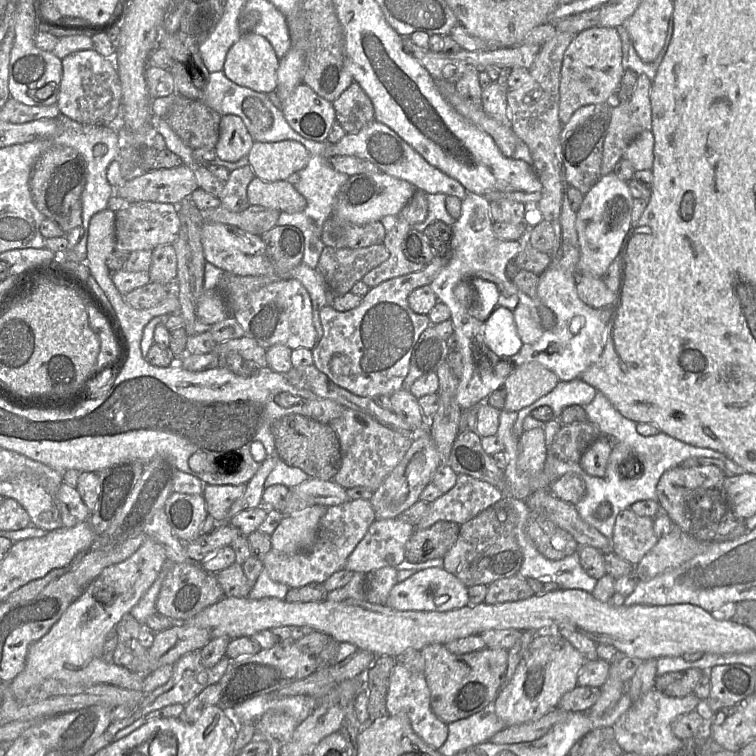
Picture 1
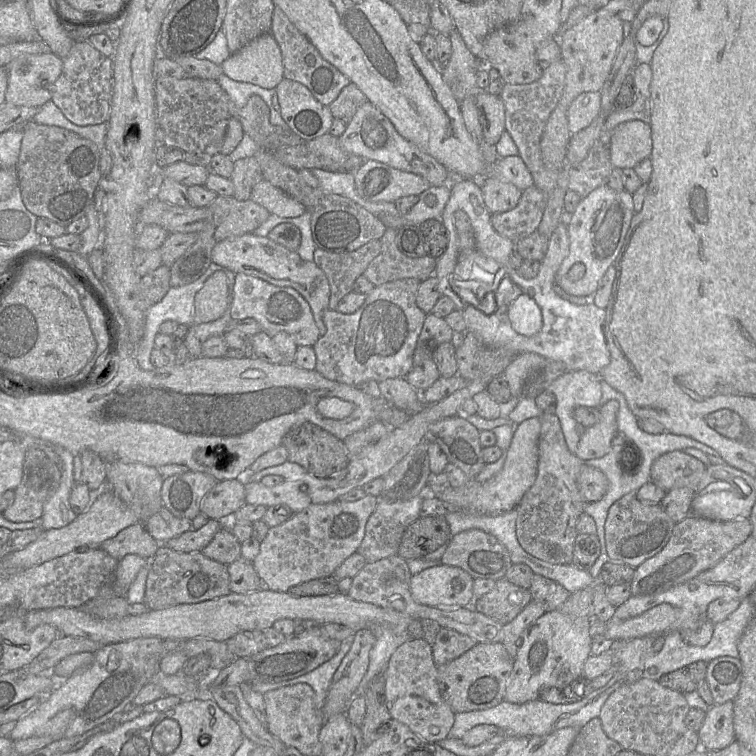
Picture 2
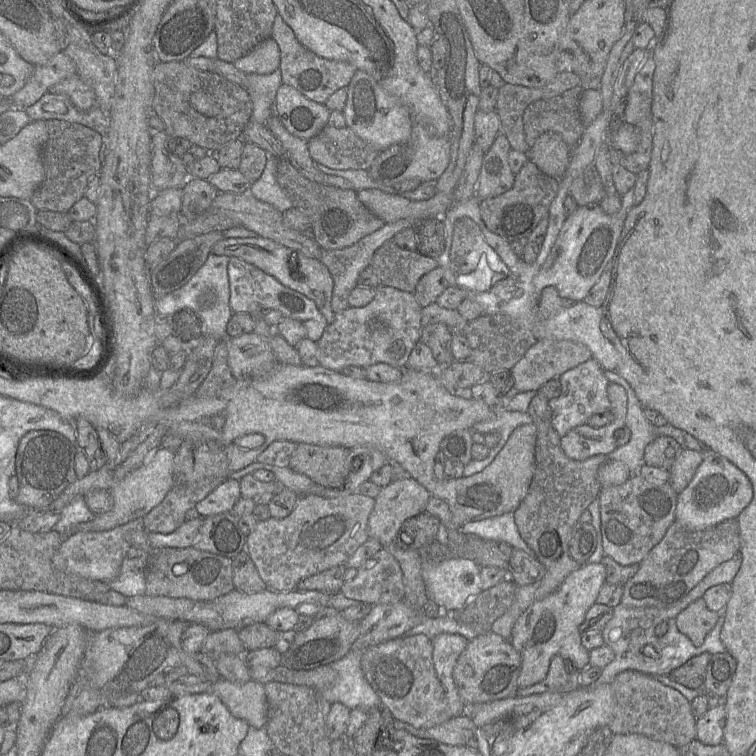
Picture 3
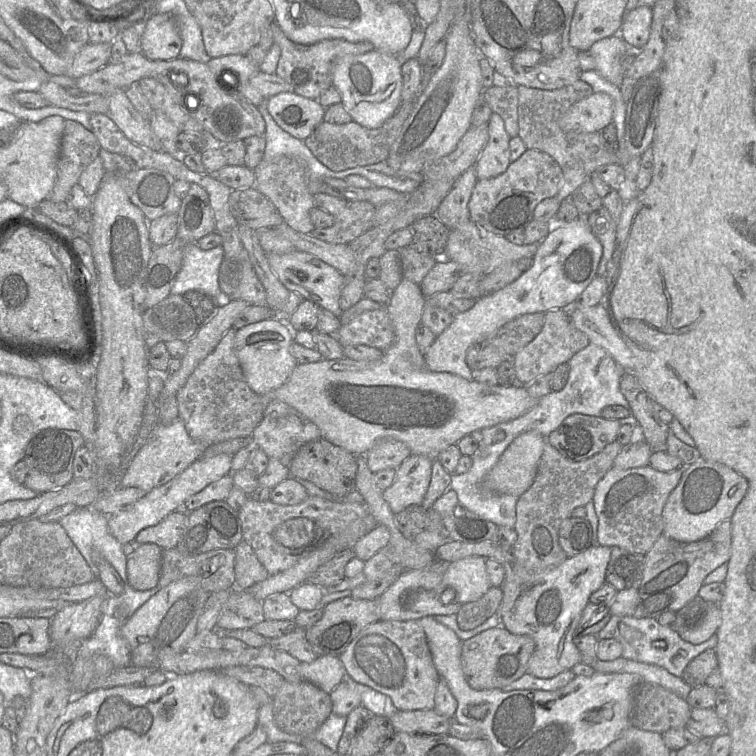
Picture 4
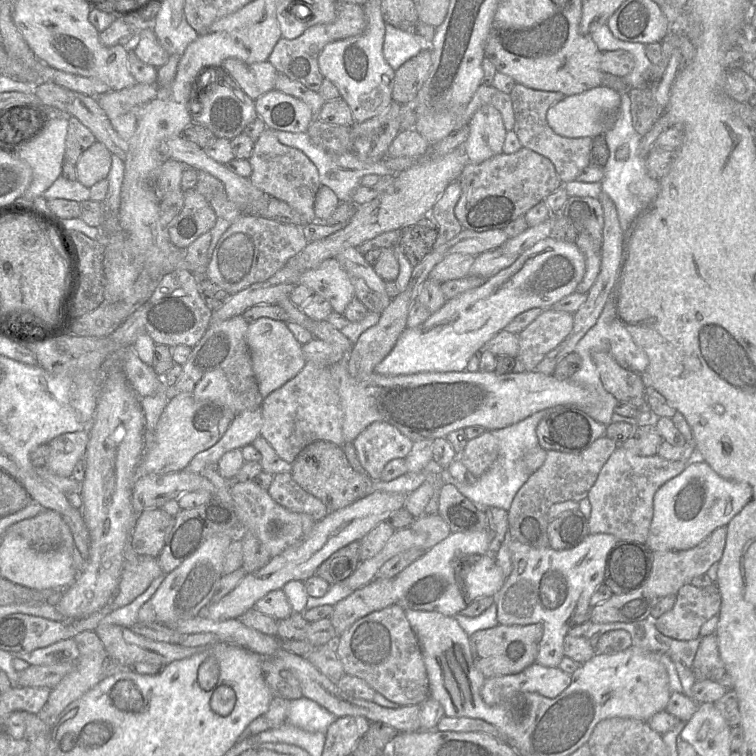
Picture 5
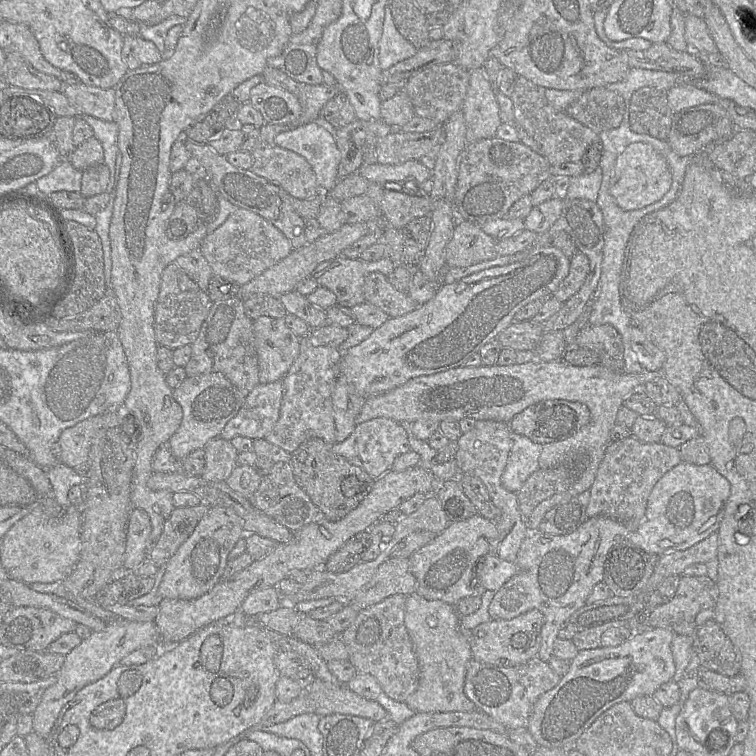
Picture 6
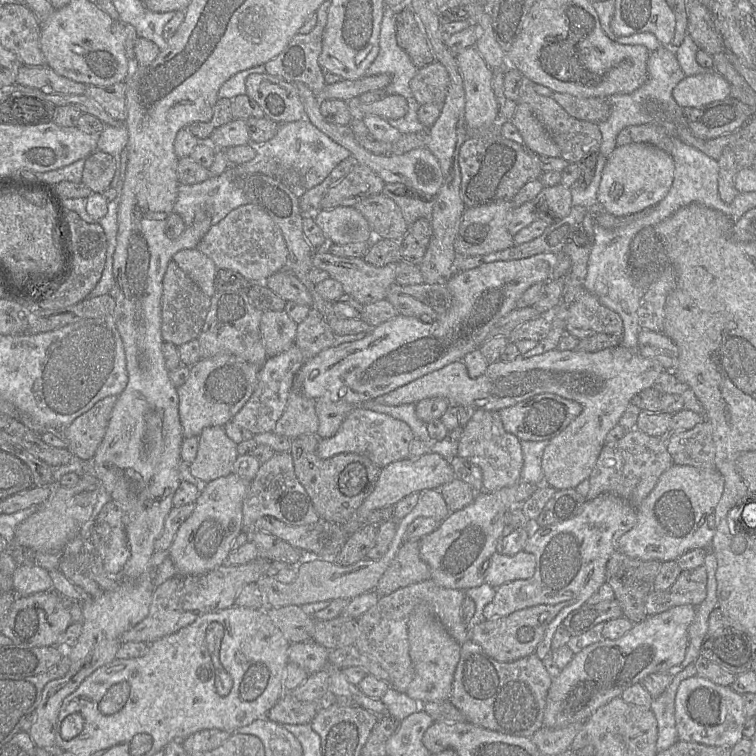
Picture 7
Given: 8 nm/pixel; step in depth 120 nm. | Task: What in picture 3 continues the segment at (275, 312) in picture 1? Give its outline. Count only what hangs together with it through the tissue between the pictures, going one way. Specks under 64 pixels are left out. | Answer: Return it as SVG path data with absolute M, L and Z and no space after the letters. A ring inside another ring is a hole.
M230 257L227 271L230 284L230 307L233 313L261 313L261 311L275 309L280 311L283 317L300 321L306 328L306 337L314 342L319 341L328 322L313 300L282 285L273 276L240 258Z

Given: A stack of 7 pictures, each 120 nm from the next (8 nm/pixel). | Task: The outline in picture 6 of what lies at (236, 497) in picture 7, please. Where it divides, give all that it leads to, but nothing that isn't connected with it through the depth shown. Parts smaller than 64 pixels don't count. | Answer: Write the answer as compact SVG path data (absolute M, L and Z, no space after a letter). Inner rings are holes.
M220 506L210 507L193 533L166 563L165 574L157 592L159 601L195 599L211 590L222 580L228 555L243 535L241 519L234 510Z

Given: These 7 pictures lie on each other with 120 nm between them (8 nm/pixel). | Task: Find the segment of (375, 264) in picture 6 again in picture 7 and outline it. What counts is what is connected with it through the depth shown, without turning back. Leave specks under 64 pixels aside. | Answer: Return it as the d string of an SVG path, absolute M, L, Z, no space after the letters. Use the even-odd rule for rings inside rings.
M326 246L313 251L312 264L314 268L326 271L330 278L340 282L344 293L363 305L385 299L389 287L396 283L396 262L376 267L367 263L364 258L336 256L328 251Z

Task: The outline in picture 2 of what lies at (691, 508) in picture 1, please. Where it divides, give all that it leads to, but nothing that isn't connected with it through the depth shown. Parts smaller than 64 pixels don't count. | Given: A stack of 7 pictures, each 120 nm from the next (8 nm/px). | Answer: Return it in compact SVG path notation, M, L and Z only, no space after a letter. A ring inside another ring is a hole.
M683 450L667 452L653 462L651 481L665 492L681 487L689 487L696 492L706 467Z

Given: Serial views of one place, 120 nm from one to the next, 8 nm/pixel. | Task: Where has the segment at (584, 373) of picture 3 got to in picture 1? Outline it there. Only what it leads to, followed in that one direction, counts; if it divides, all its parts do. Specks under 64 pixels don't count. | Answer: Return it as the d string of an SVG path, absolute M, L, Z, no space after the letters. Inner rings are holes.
M579 378L571 381L559 381L551 392L517 412L518 418L514 423L517 436L519 437L524 432L523 421L535 408L549 406L553 411L554 419L559 421L564 408L571 405L584 407L594 399L596 392L597 390L593 386Z

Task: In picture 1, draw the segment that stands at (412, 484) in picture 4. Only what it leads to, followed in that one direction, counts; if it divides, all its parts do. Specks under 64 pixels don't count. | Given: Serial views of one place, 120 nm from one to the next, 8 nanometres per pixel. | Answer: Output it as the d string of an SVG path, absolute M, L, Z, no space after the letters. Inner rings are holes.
M400 517L375 519L363 539L349 555L345 568L368 573L384 567L397 567L405 558L405 546L415 526Z

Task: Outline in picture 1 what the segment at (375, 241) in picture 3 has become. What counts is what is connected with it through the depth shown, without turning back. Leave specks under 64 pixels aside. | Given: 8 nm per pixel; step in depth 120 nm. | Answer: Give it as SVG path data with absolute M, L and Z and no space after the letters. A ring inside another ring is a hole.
M383 244L358 249L325 246L317 270L327 285L330 301L351 291L355 283L388 258Z

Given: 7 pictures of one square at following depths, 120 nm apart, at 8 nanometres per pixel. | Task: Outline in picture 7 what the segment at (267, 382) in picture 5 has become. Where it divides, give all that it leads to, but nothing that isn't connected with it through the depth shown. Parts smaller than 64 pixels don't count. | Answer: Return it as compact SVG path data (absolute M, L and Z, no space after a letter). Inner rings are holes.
M285 310L264 312L260 321L267 357L276 356L295 344L297 324Z

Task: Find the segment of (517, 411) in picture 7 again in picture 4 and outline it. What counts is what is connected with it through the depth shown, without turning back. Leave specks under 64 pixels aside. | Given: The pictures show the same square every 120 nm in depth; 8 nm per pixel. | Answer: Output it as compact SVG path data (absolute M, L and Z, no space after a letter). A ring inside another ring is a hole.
M571 414L546 436L546 441L565 458L582 461L615 441L621 425L617 419Z

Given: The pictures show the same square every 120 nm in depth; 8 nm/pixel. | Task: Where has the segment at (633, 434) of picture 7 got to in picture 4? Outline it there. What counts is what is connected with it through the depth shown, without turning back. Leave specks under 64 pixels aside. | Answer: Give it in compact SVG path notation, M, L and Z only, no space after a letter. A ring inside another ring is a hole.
M650 465L629 469L611 467L597 483L592 498L598 517L597 543L646 554L663 534L663 508L683 471L684 467L680 467L660 472Z

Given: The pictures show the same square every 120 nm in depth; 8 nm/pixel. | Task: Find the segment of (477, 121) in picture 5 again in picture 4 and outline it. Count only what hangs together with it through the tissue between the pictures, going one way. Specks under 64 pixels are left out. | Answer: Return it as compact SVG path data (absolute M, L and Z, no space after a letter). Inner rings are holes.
M493 112L487 122L488 142L475 163L478 180L490 179L504 173L511 163L510 136L500 115Z

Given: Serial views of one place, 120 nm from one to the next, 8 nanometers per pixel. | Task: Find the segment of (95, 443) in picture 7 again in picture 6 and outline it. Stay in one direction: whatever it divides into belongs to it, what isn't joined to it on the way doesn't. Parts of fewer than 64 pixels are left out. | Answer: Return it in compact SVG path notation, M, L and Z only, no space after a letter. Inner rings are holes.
M99 414L66 428L57 440L61 447L58 461L71 468L86 462L91 445L103 426L104 415Z

